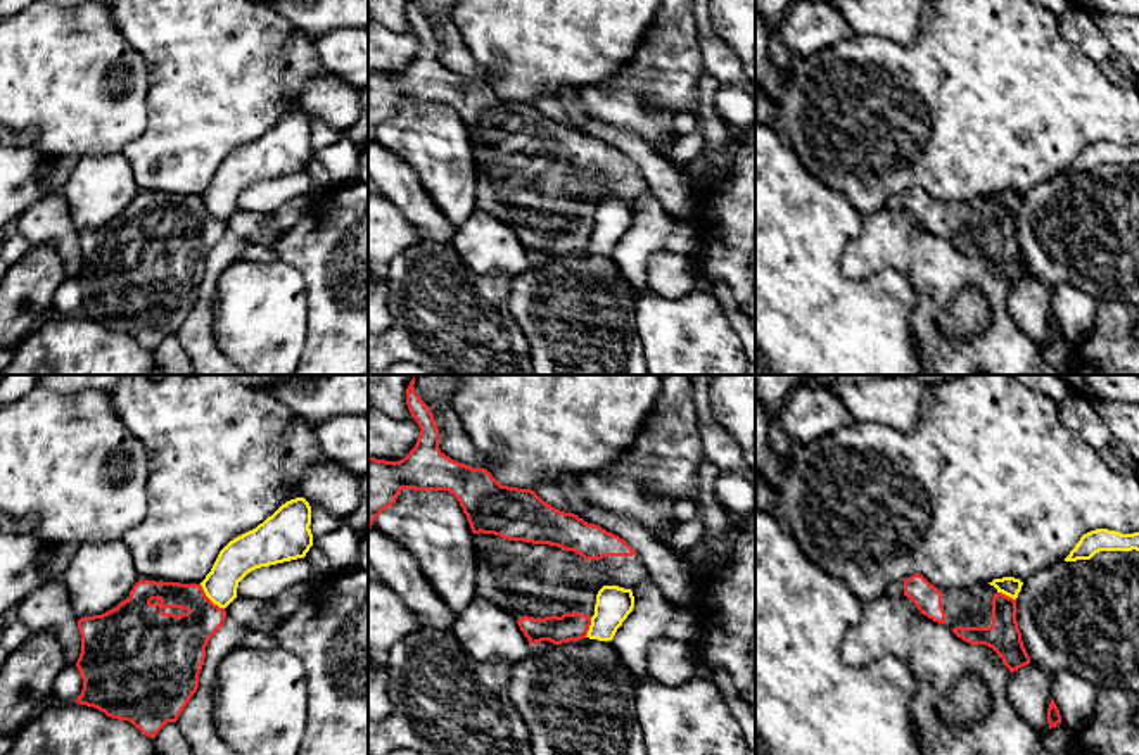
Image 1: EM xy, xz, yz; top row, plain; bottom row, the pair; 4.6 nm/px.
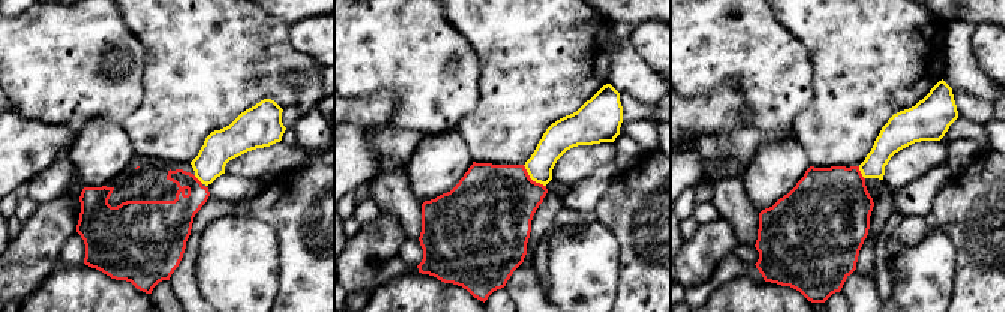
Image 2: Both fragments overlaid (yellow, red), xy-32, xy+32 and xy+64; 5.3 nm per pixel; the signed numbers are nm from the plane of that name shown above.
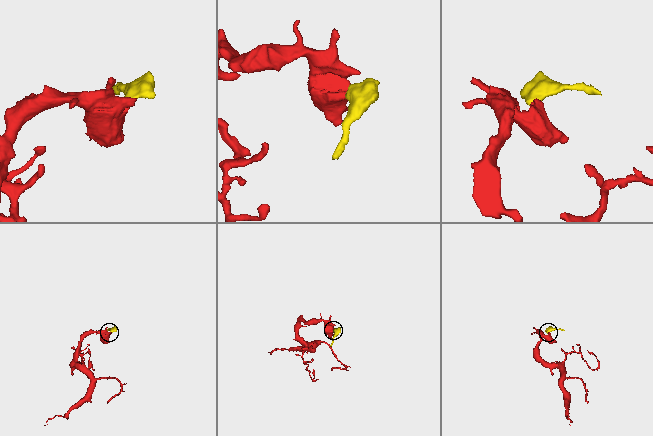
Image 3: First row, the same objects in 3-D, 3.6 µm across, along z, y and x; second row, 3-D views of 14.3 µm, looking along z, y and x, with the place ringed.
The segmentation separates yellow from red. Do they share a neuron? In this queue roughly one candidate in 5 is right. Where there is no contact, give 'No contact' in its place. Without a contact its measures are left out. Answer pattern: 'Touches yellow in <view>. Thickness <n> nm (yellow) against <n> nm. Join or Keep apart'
Touches yellow in xy. Thickness 170 nm (yellow) against 260 nm. Keep apart

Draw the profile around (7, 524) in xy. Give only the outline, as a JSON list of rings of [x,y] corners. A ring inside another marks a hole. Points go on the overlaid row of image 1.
[[[0,511],[0,530],[19,532],[19,534],[33,534],[35,527],[36,527],[36,517],[29,517],[28,520],[16,522],[9,515]]]

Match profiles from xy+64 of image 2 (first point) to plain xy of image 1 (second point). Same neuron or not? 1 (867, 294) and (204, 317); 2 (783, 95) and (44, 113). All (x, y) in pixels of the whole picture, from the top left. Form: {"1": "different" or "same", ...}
{"1": "same", "2": "same"}

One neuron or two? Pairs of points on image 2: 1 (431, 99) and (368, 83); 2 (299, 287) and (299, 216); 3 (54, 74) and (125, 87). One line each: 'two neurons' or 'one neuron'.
1: one neuron
2: one neuron
3: one neuron

